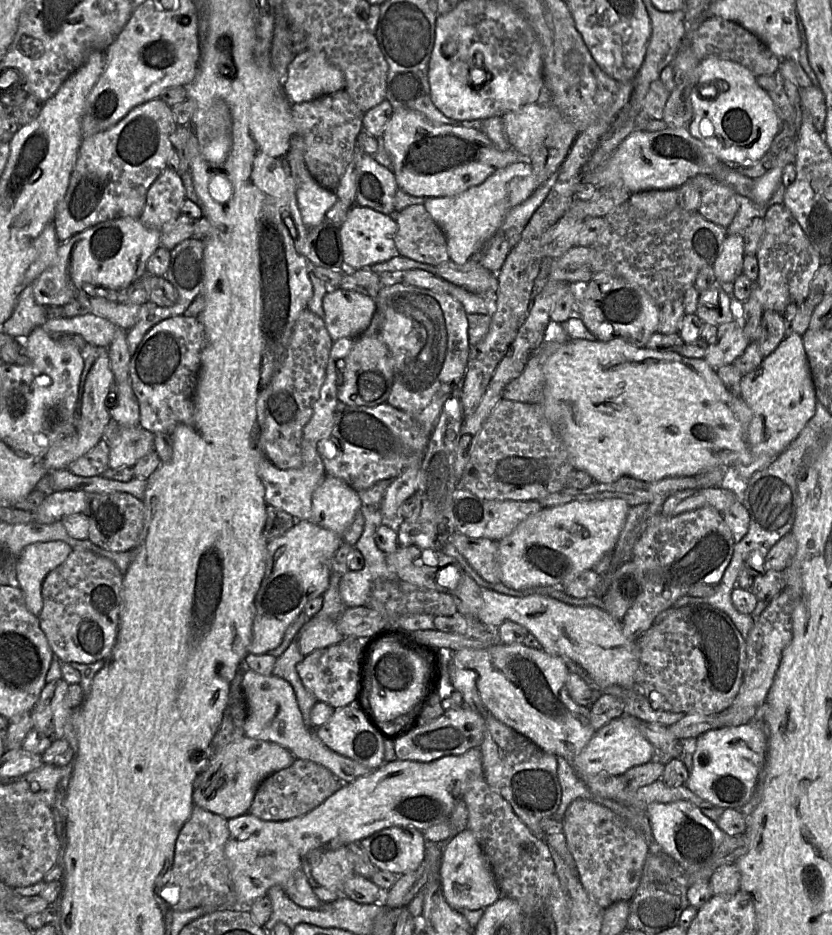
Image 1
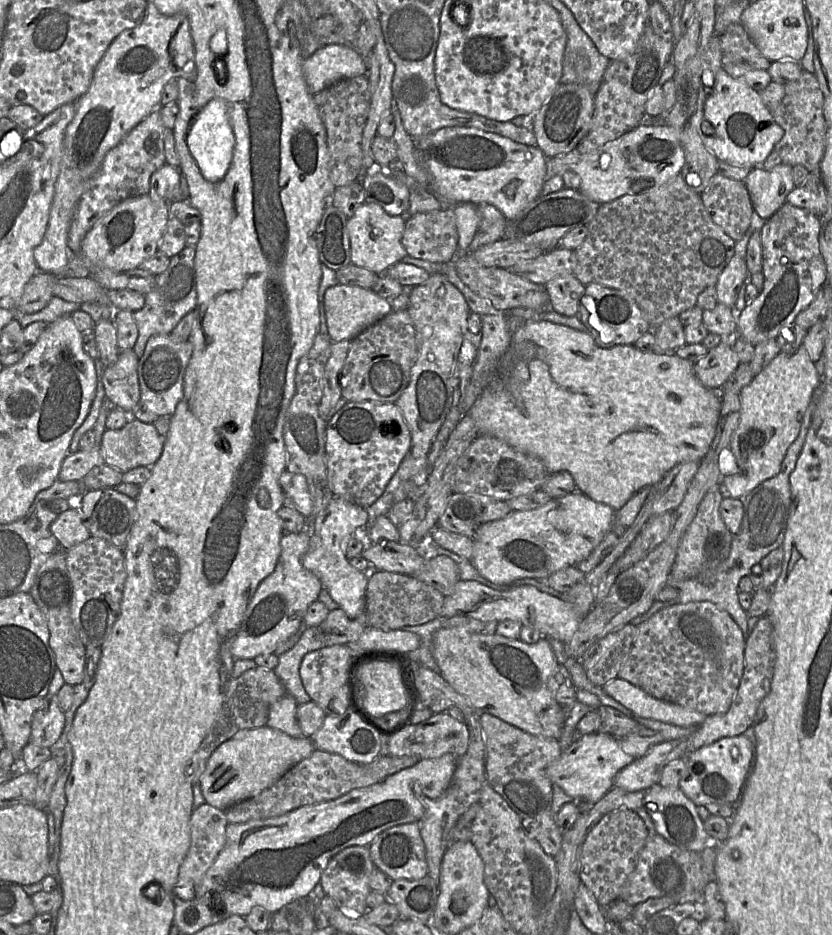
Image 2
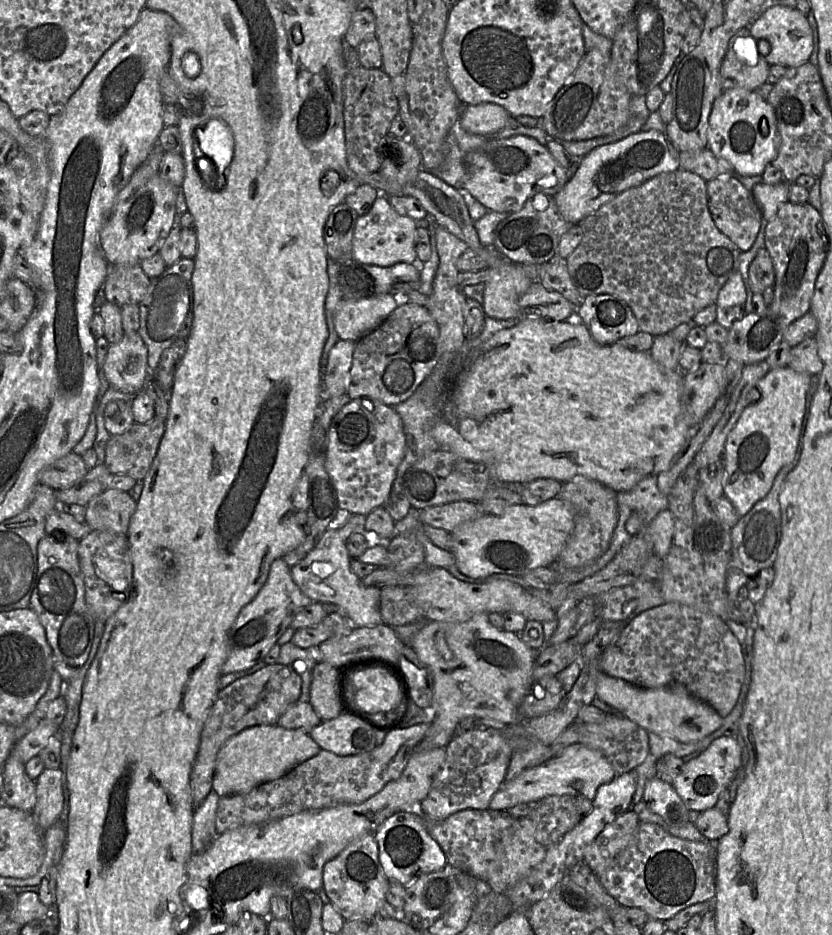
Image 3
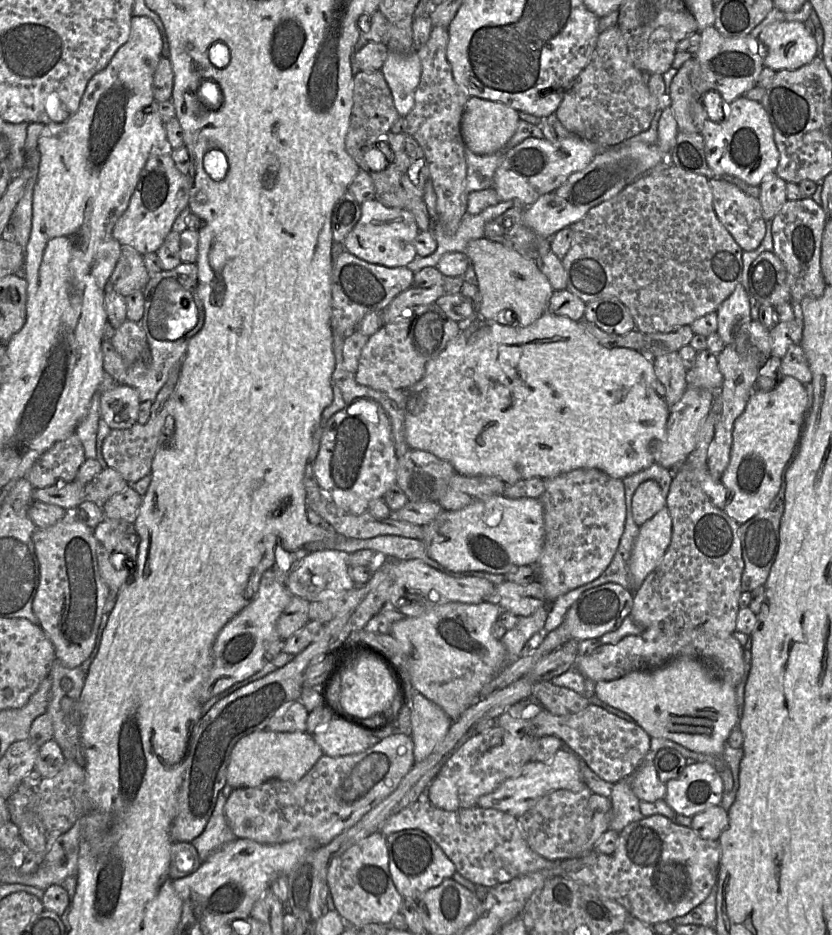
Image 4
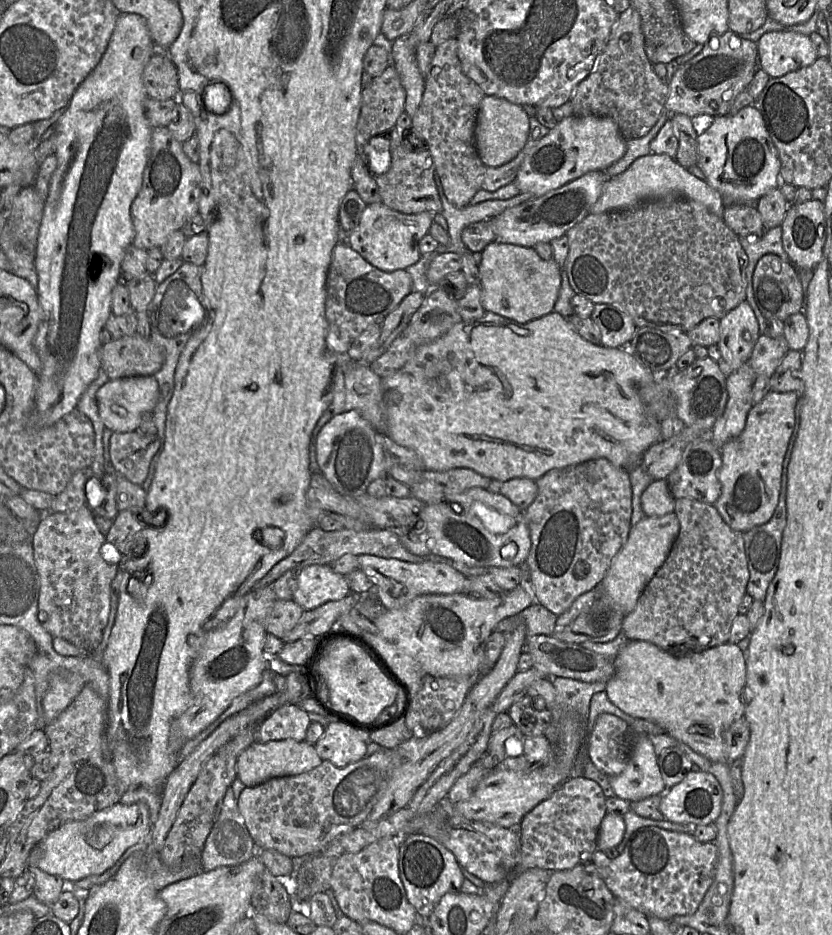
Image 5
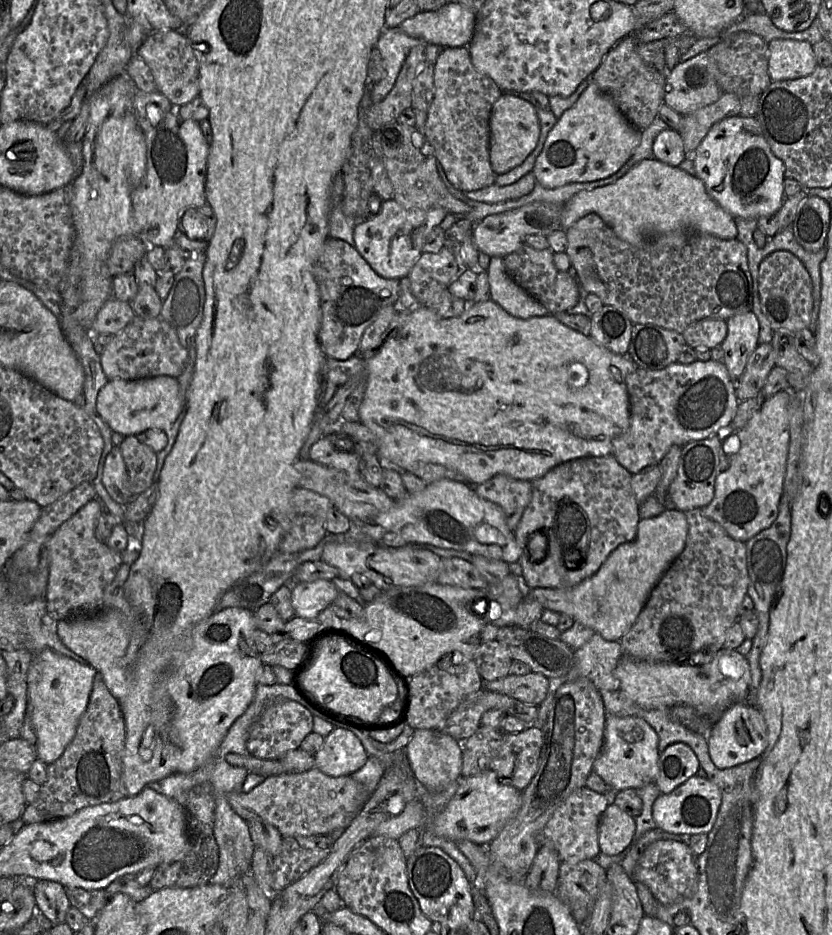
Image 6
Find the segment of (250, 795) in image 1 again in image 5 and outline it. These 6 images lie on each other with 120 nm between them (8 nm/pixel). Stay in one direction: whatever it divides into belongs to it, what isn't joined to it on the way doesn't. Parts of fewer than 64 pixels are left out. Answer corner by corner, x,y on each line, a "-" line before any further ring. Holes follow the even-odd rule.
292,739
254,742
237,758
236,774
245,786
253,787
275,777
295,776
309,772
322,763
314,745

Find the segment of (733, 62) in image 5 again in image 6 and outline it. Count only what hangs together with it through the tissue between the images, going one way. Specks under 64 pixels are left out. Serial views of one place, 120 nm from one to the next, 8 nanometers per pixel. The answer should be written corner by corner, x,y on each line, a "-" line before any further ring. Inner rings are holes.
708,51
678,63
666,77
664,103
683,116
716,102
723,94
716,81
716,71
715,59

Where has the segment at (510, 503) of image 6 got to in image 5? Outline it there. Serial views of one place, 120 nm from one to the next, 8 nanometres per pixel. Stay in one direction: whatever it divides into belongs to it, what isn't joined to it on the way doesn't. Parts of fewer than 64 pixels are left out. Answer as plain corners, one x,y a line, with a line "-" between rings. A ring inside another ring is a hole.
514,478
508,481
491,480
487,490
501,494
524,512
538,493
536,482
528,478

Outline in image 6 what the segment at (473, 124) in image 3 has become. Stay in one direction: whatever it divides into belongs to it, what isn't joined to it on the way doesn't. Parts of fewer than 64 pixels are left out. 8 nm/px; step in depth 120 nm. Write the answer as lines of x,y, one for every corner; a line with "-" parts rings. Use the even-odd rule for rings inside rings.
503,93
492,107
490,116
490,162
493,171
504,174
519,166
537,146
540,121
537,108
512,94

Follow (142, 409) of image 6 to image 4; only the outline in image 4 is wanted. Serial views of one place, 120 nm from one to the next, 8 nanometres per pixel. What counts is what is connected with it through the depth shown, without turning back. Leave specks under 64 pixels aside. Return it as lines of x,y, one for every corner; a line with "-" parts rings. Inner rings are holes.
115,384
103,393
100,414
109,428
128,429
137,422
140,404
136,389
124,384

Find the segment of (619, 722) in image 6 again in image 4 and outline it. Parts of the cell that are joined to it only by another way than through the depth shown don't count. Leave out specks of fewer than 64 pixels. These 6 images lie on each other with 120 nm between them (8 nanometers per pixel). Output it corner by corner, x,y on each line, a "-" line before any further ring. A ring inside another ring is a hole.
653,762
641,764
629,777
630,787
640,801
655,802
665,798
667,788
660,781

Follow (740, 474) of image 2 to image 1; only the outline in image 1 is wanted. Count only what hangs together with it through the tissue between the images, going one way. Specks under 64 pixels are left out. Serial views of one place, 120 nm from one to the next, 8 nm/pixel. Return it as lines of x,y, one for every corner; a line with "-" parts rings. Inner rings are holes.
801,335
785,337
755,370
743,376
741,397
752,411
752,419
745,434
752,461
748,465
735,466
735,469
740,477
750,479
755,472
768,468
798,437
815,414
816,392

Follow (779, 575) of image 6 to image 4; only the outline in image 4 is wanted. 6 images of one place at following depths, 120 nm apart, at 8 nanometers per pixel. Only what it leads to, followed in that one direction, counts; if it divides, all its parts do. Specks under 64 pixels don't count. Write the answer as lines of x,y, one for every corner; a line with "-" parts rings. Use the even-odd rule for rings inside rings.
794,460
782,471
781,486
777,496
769,507
758,513
739,527
744,570
741,578
742,591
752,592
755,588
765,585
779,549
780,525
784,513
786,495
786,474

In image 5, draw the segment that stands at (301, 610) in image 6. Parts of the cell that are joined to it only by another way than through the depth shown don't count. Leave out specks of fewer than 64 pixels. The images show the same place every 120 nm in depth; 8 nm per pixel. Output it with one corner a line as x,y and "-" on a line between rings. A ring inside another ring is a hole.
326,564
304,567
297,573
293,584
293,600
303,610
340,600
350,592
346,576
334,572

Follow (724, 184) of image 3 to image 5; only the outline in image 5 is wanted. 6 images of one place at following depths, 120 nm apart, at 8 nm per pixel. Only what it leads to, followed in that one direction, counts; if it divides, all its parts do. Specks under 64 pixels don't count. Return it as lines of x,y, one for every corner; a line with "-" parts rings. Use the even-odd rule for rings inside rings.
728,204
724,208
722,219
738,236
762,236
765,232
761,215
753,204

